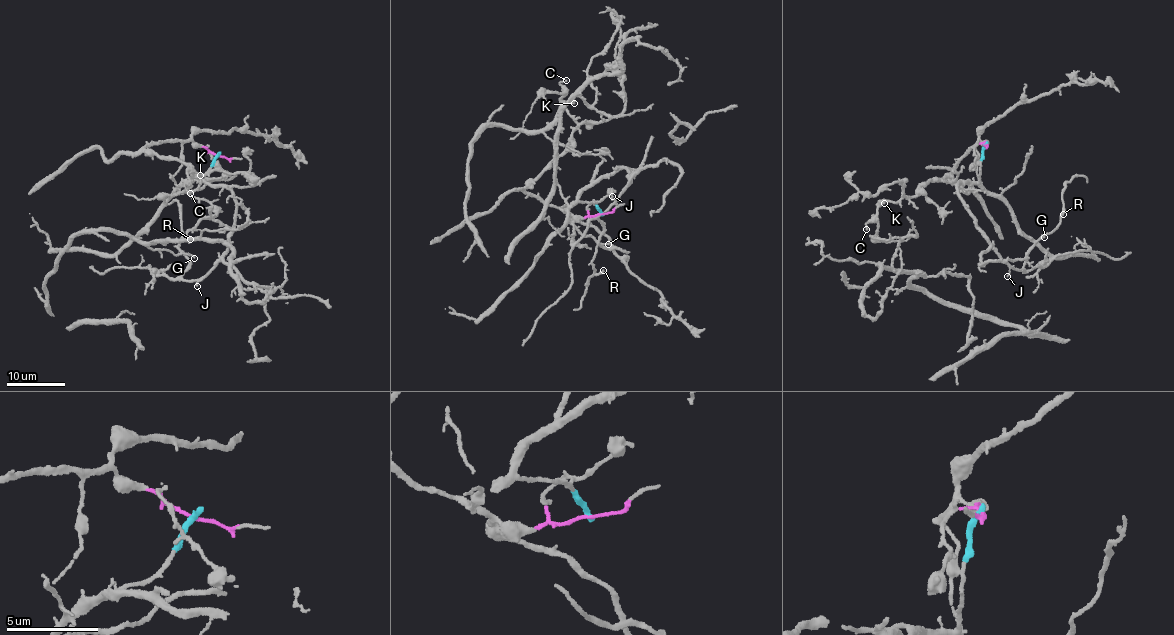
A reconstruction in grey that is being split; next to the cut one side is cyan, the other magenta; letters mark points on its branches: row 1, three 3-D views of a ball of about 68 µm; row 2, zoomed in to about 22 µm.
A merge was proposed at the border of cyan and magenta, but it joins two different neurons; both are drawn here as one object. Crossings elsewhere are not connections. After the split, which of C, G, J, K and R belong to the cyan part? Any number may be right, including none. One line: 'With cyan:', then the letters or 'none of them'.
With cyan: G, J, R

